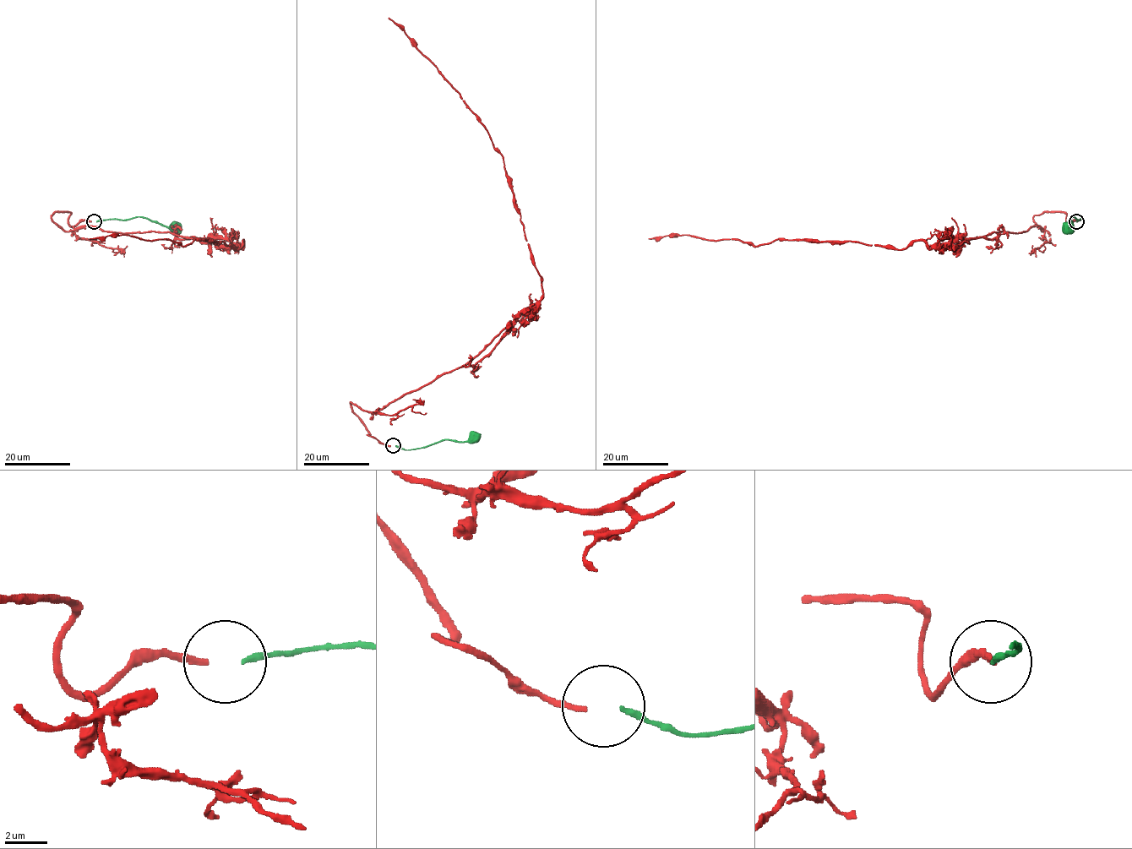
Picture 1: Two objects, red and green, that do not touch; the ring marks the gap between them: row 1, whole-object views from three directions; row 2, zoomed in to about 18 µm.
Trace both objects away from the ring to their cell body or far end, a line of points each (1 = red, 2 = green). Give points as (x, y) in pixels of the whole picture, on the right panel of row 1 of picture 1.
1: (1076, 221), (1044, 211), (1033, 220), (1042, 231), (900, 249), (649, 239)
2: (1076, 221), (1080, 219), (1073, 216), (1073, 226), (1069, 225)

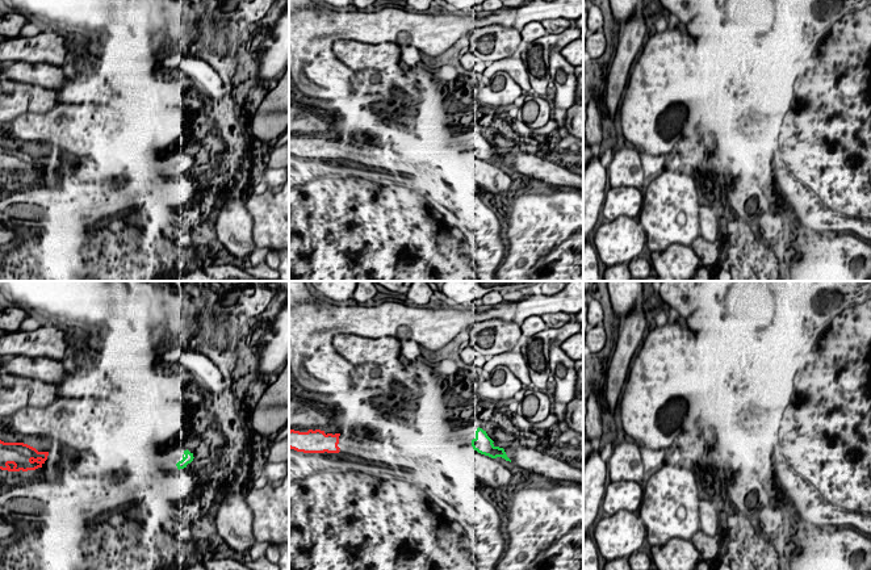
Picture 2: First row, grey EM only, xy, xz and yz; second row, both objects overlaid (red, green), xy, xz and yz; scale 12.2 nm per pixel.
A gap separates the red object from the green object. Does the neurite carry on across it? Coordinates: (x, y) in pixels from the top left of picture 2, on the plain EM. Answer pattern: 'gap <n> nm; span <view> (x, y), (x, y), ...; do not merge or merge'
gap 1550 nm; span xy (47, 160), (176, 170); do not merge

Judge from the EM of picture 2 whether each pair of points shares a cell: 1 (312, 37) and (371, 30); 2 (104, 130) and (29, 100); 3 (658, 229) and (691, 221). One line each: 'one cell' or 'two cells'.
1: one cell
2: two cells
3: one cell

